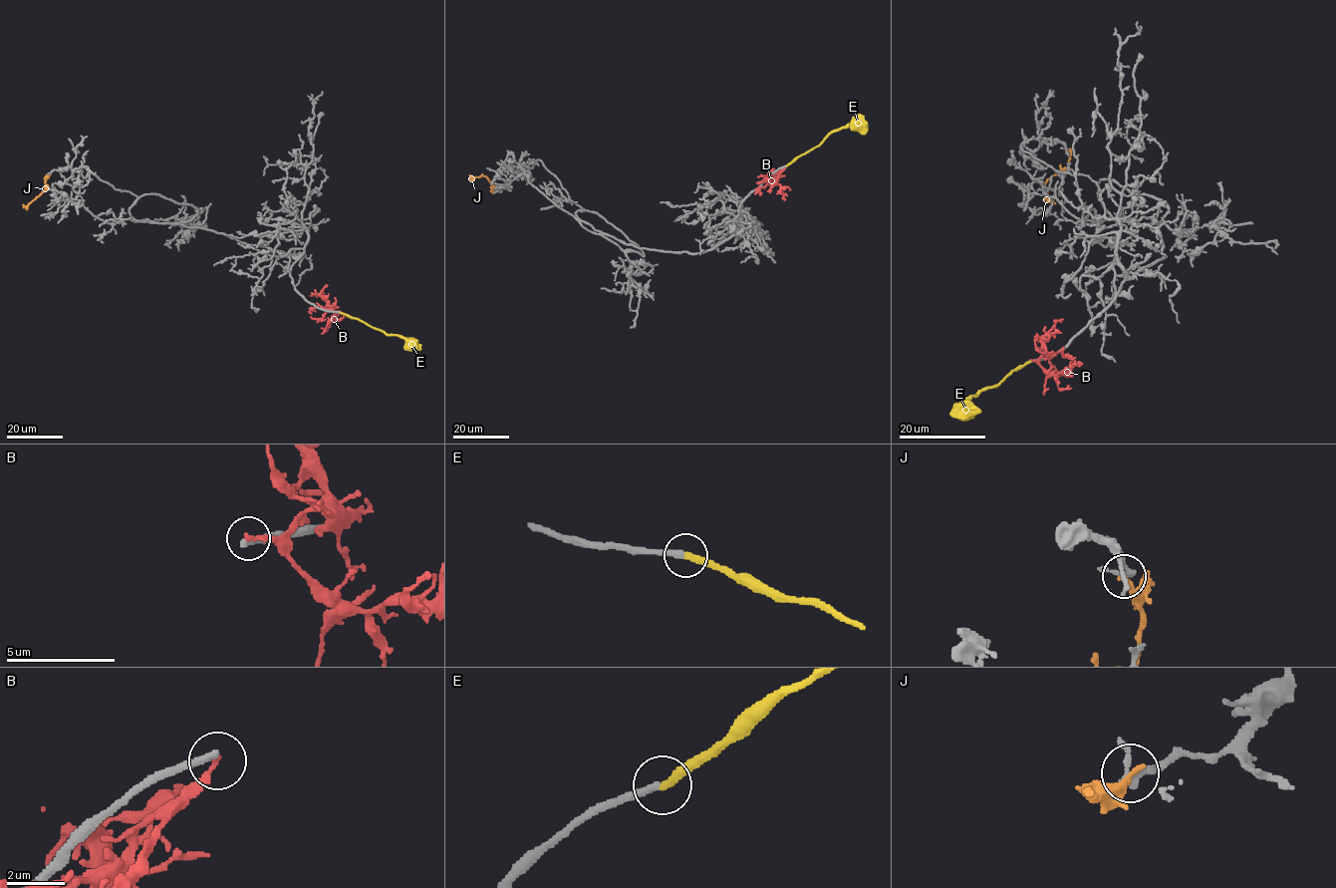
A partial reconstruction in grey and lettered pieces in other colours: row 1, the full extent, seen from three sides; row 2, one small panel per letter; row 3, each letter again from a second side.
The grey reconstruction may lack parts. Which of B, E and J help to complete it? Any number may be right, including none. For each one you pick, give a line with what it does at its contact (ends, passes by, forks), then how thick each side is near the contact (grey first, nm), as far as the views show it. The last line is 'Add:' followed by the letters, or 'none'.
E: it ends | 280/320 nm
Add: E

